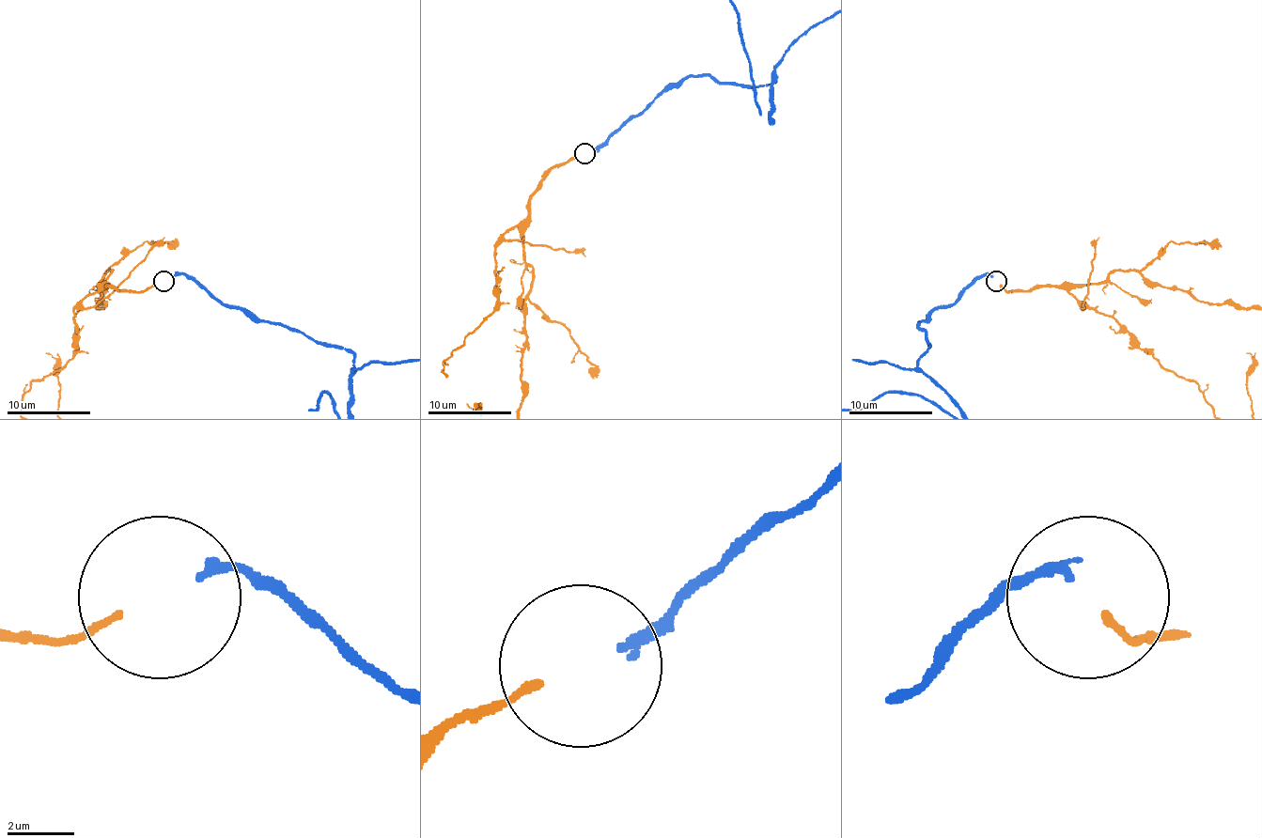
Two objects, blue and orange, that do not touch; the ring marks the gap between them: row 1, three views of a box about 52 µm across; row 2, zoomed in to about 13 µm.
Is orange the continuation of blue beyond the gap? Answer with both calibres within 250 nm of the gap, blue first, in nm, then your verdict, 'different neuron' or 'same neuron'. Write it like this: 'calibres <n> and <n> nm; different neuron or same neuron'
calibres 200 and 240 nm; same neuron

